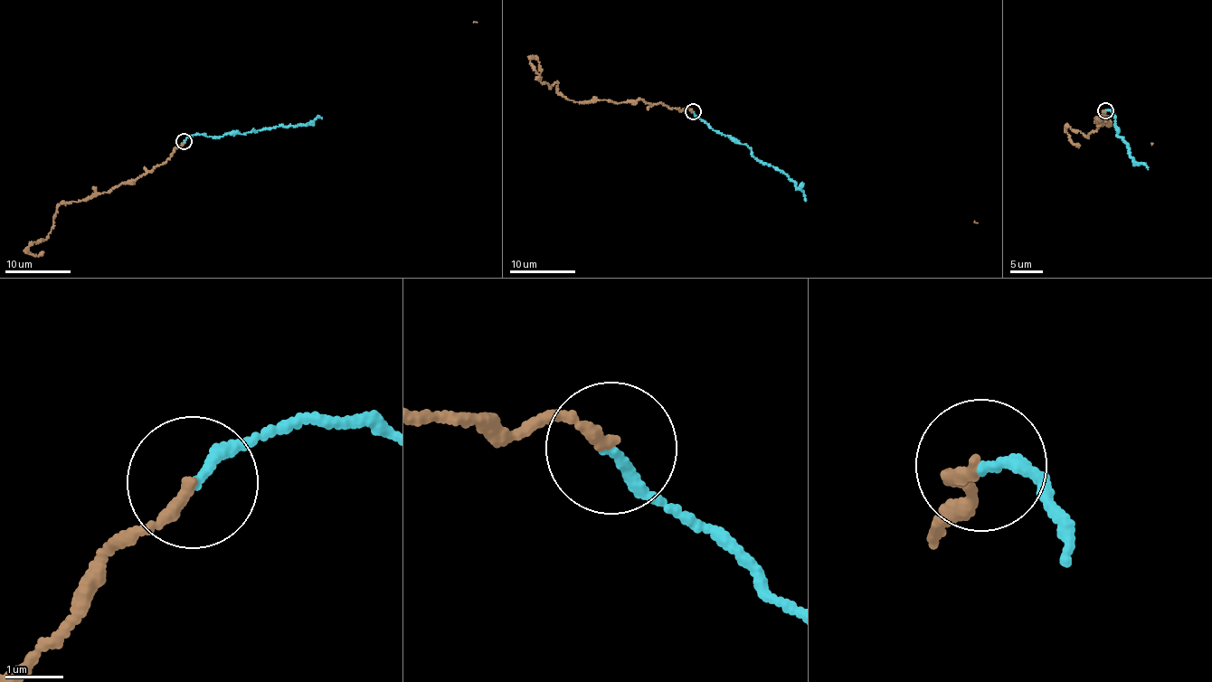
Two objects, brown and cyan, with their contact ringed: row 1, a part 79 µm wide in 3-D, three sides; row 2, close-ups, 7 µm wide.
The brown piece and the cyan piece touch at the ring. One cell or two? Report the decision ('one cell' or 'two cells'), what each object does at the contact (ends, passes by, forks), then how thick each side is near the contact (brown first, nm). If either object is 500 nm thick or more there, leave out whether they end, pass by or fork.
one cell; brown ends; cyan ends; calibres 200 and 170 nm

